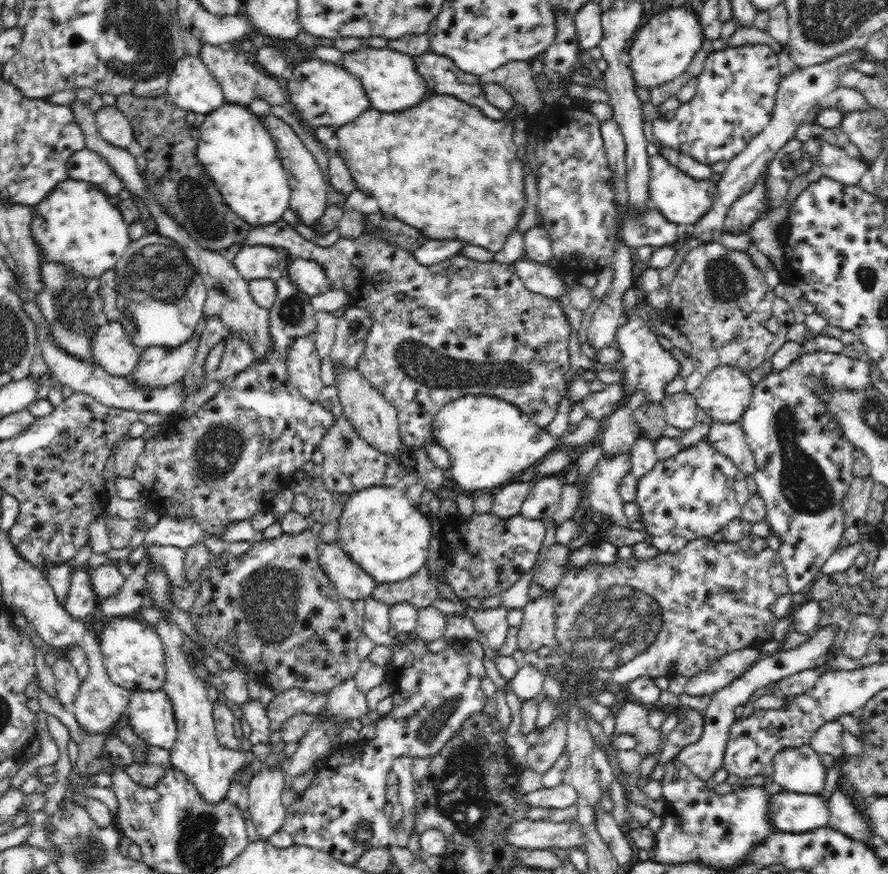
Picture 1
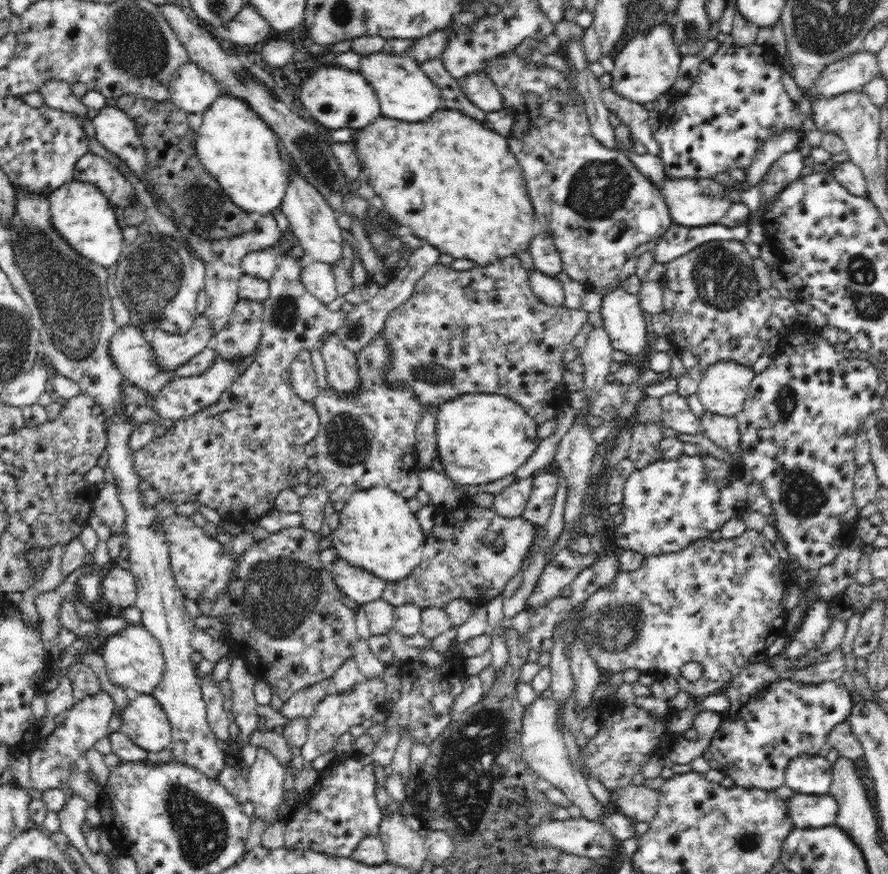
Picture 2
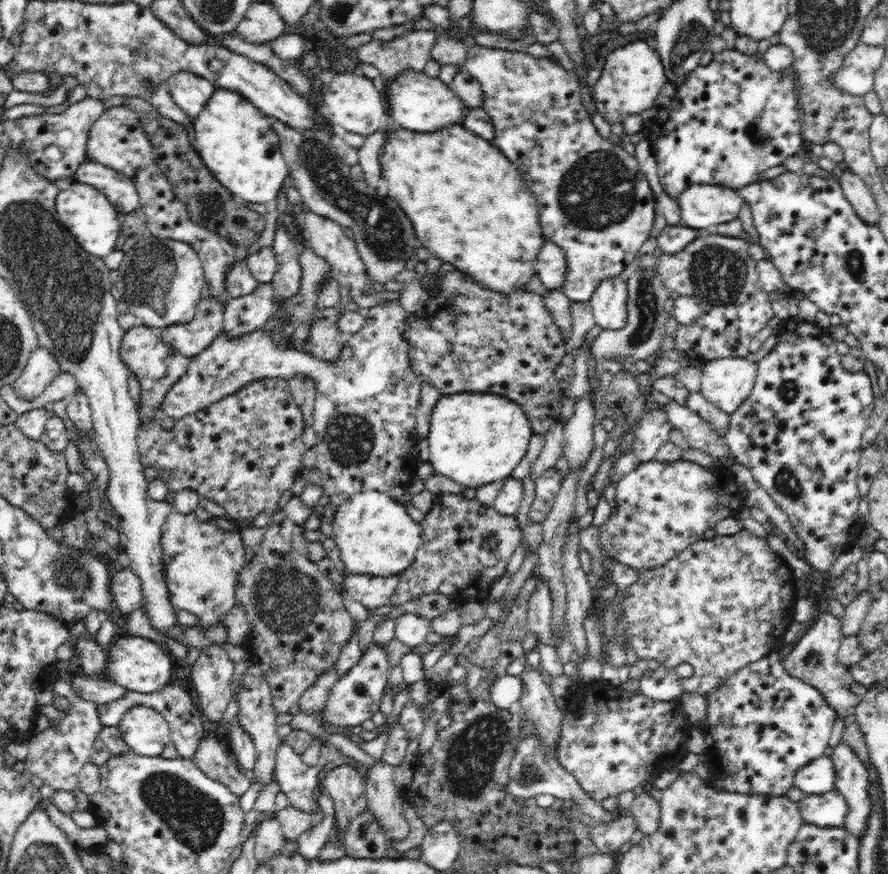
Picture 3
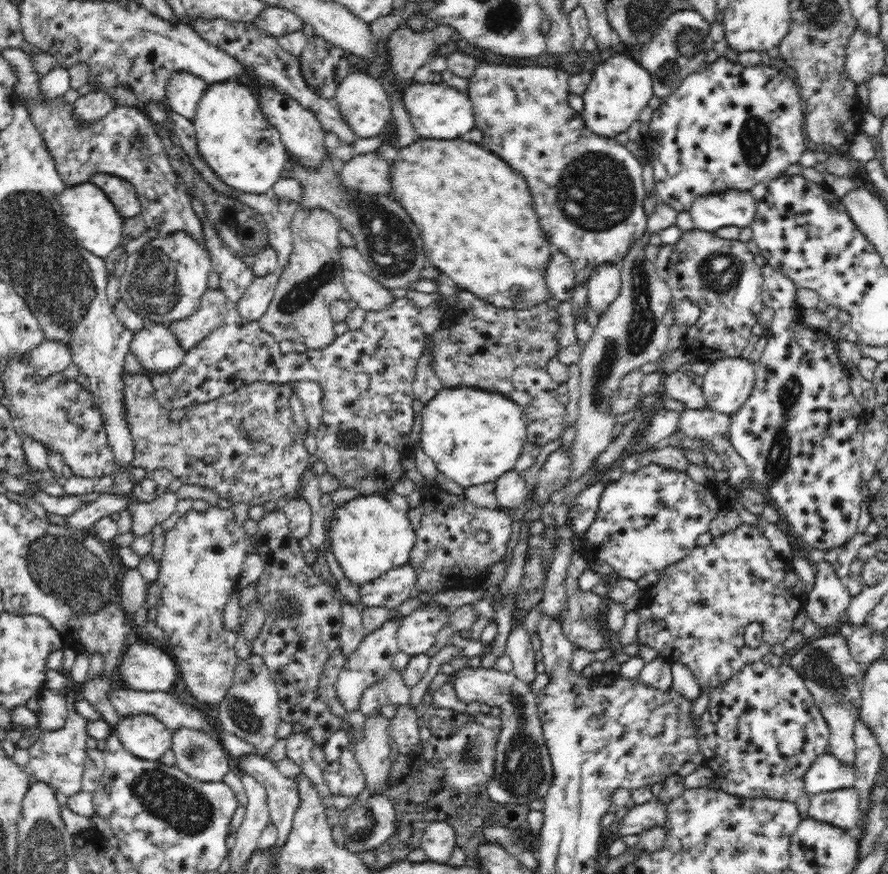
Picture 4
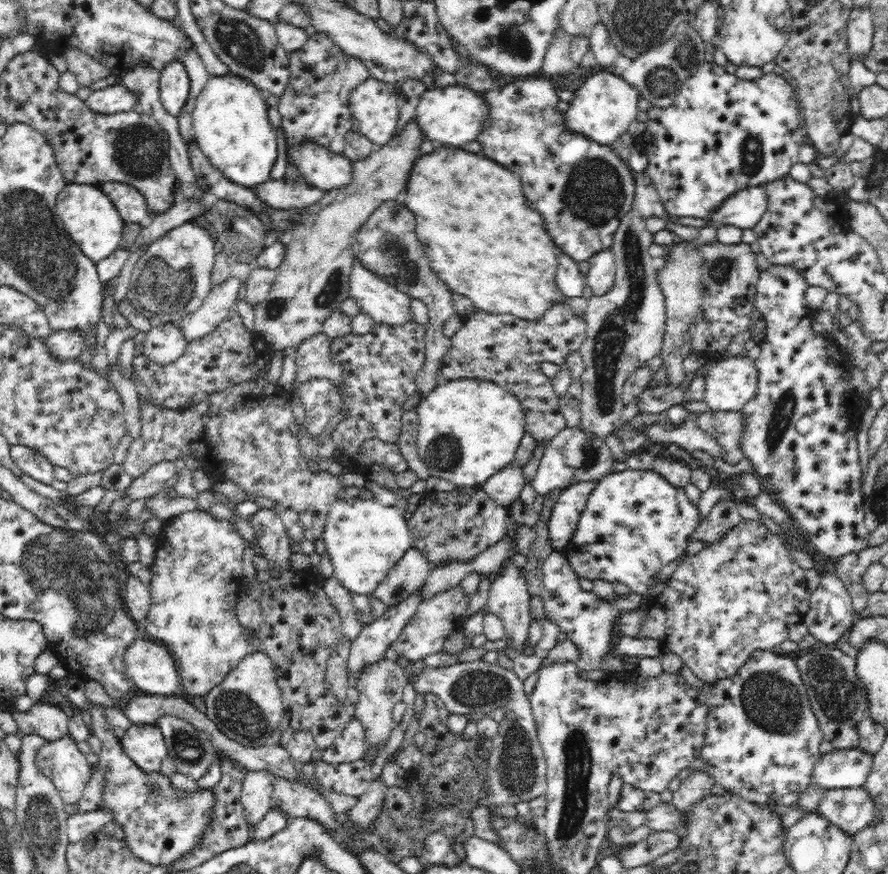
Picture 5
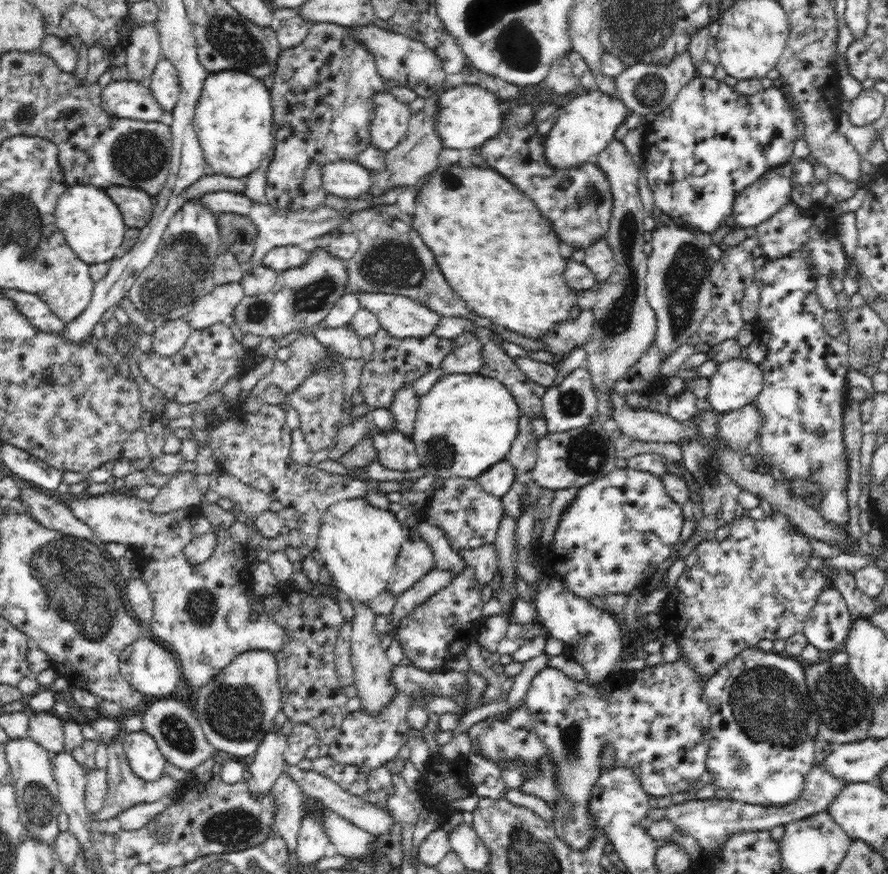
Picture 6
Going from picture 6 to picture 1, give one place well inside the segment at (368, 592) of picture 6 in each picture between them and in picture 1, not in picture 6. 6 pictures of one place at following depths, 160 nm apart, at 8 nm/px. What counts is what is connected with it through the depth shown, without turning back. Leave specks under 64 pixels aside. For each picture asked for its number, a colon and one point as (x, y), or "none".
1: (380, 529)
2: (377, 531)
3: (375, 536)
4: (369, 537)
5: (364, 540)

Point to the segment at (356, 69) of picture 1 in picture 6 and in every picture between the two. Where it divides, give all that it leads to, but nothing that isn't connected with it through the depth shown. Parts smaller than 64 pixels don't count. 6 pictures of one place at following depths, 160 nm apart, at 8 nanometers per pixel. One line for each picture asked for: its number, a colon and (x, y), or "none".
2: (406, 93)
3: (419, 103)
4: (439, 112)
5: (454, 115)
6: (469, 115)

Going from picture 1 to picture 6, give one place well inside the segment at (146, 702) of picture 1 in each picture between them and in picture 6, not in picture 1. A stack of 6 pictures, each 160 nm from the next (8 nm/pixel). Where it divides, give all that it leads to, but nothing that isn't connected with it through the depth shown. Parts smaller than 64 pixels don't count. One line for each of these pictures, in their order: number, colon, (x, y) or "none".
2: (143, 720)
3: (145, 731)
4: (144, 736)
5: (144, 744)
6: (145, 759)

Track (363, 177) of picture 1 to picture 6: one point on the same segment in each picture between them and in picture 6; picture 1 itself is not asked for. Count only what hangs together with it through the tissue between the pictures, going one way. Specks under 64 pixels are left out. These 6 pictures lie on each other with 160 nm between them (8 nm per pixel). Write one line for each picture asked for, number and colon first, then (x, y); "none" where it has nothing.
2: (454, 182)
3: (469, 206)
4: (476, 217)
5: (483, 240)
6: (496, 250)

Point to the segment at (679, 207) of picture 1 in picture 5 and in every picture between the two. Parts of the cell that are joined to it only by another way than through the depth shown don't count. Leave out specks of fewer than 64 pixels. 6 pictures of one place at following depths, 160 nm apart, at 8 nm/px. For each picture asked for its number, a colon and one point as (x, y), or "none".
2: (689, 204)
3: (704, 205)
4: (732, 208)
5: (744, 209)

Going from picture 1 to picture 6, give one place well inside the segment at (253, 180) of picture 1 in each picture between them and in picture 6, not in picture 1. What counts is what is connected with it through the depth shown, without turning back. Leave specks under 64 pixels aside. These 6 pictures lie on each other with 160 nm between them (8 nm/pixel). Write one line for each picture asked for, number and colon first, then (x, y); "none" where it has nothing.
2: (234, 145)
3: (236, 141)
4: (234, 137)
5: (230, 119)
6: (234, 125)

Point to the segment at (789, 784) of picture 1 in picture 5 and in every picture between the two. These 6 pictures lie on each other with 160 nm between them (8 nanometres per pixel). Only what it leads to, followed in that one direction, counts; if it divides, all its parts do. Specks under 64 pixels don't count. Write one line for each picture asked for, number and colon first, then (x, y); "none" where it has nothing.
2: (812, 775)
3: (817, 777)
4: (827, 773)
5: (842, 768)

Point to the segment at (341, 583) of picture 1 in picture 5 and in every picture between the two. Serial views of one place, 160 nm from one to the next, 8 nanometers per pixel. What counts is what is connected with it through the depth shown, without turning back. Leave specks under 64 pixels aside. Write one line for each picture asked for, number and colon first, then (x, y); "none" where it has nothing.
2: (362, 587)
3: (372, 592)
4: (391, 590)
5: (409, 574)

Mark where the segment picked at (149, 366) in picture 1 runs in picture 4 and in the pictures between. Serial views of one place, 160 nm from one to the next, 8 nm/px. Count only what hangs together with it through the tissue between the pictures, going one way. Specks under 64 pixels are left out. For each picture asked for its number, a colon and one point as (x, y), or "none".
2: (171, 350)
3: (189, 339)
4: (214, 304)

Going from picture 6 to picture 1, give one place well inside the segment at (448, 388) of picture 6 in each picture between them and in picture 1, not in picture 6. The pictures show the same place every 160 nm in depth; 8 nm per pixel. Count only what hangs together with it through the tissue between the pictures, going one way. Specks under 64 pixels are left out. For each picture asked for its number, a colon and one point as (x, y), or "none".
1: (488, 439)
2: (480, 437)
3: (474, 438)
4: (490, 431)
5: (468, 429)

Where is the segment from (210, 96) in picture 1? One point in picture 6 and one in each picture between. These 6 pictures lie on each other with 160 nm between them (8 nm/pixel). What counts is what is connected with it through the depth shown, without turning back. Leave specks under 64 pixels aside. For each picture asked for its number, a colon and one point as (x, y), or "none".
2: (192, 89)
3: (190, 91)
4: (182, 92)
5: (173, 81)
6: (164, 83)

